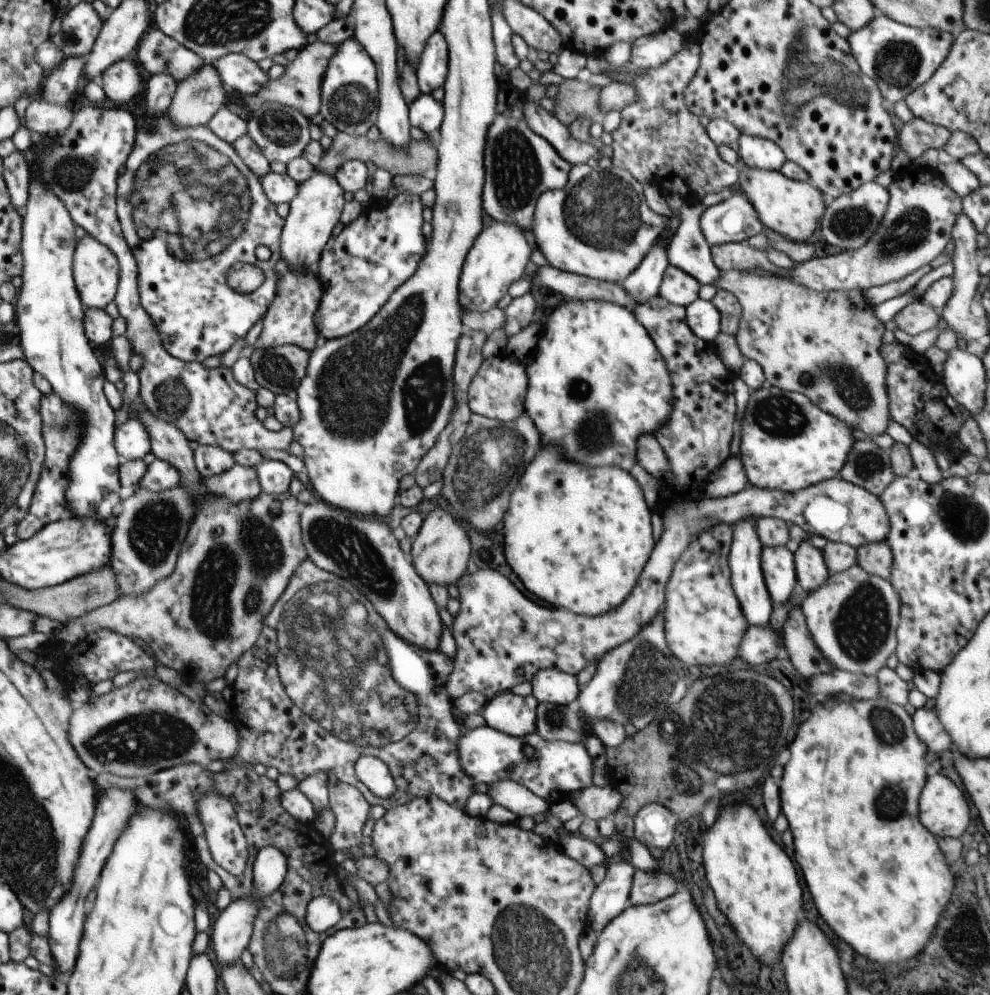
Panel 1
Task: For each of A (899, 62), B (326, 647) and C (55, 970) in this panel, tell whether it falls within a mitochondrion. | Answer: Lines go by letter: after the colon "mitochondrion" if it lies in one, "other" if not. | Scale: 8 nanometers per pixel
A: mitochondrion
B: mitochondrion
C: other

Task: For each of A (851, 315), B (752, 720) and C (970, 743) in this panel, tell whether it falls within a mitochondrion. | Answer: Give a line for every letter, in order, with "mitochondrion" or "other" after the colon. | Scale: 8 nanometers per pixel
A: other
B: mitochondrion
C: other

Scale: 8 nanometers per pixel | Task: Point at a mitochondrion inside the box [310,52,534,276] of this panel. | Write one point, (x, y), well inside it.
(352, 104)

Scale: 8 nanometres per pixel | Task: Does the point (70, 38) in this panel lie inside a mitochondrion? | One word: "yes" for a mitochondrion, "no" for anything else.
yes

